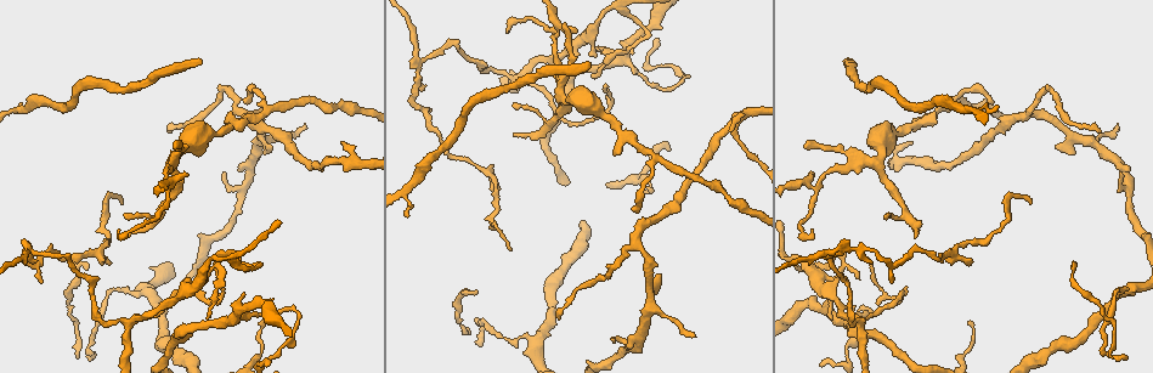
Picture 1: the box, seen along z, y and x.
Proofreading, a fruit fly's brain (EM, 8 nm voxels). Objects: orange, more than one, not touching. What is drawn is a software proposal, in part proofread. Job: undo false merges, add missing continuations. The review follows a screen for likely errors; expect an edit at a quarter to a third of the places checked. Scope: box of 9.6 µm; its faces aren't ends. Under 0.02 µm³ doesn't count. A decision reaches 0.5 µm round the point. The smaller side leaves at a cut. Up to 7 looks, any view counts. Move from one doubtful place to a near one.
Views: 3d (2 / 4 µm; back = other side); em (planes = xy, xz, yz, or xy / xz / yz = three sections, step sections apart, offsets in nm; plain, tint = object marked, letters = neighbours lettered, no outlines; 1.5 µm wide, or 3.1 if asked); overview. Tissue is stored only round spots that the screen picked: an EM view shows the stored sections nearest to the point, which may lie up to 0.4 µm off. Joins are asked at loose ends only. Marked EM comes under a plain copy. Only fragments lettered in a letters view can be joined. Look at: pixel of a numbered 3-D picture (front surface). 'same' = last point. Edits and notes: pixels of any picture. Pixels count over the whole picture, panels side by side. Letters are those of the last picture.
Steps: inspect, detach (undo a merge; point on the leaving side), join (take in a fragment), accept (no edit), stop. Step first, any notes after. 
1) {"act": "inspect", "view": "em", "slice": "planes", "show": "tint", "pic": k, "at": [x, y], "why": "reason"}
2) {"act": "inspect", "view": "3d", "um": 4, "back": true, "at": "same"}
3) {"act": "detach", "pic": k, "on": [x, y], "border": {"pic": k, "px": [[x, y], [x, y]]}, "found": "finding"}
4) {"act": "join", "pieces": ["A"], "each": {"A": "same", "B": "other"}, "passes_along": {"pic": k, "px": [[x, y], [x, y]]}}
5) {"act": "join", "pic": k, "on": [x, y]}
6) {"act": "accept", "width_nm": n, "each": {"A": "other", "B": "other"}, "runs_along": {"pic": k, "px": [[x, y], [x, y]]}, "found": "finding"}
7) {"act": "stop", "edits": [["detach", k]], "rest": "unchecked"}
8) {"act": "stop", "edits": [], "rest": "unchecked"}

{"act": "inspect", "view": "3d", "um": 2, "pic": 1, "at": [227, 88], "why": "sharp bend"}

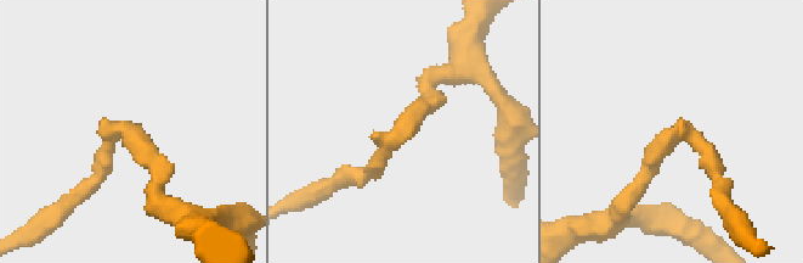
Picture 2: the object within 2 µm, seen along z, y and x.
{"act": "inspect", "view": "em", "slice": "xy", "step": 8, "show": "tint", "pic": 2, "at": [675, 133]}

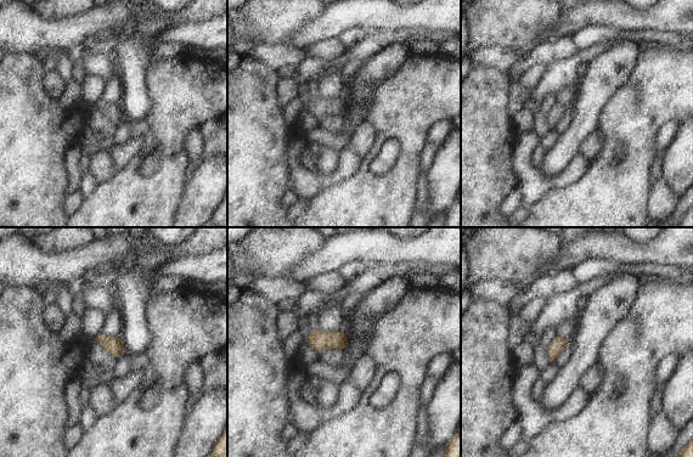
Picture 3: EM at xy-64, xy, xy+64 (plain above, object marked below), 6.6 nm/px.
{"act": "inspect", "view": "em", "slice": "planes", "show": "letters", "at": "same", "why": "another direction"}

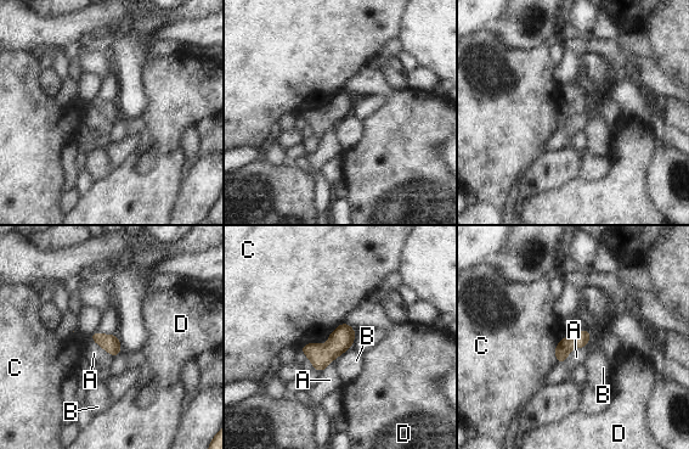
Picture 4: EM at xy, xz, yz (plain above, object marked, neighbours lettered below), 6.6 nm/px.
{"act": "accept", "each": {"A": "other", "B": "other", "C": "other", "D": "other"}, "found": "one neuron here"}

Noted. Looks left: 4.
{"act": "inspect", "view": "3d", "um": 2, "back": true, "pic": 1, "at": [614, 338], "why": "free end"}

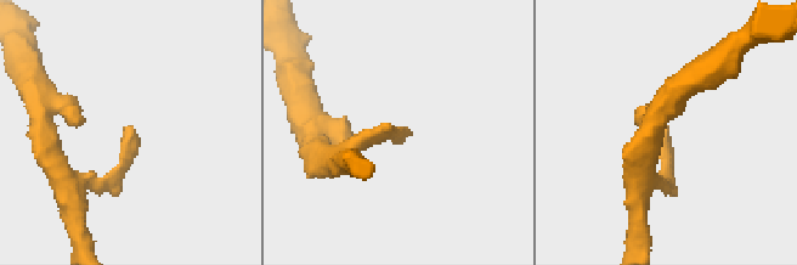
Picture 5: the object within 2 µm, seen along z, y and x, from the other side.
{"act": "inspect", "view": "em", "slice": "xy", "step": 8, "show": "tint", "pic": 5, "at": [130, 129]}

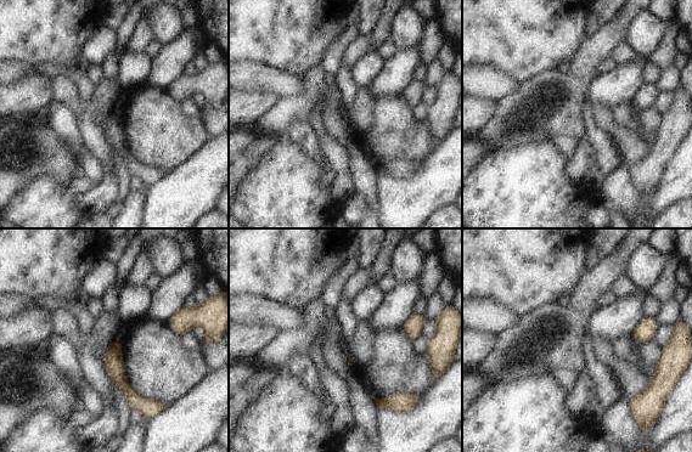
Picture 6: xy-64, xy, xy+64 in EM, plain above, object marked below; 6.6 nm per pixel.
{"act": "inspect", "view": "em", "slice": "planes", "show": "letters", "at": "same", "why": "cut it another way"}

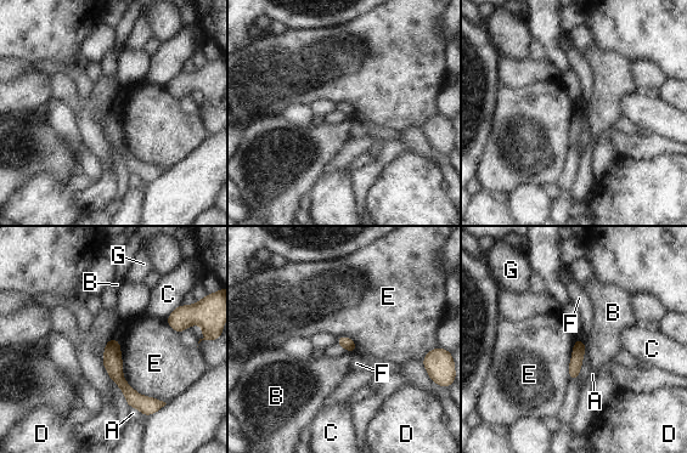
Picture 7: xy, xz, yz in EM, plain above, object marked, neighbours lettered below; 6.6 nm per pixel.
{"act": "accept", "longest_contact_nm": ["E", 500], "each": {"A": "other", "B": "other", "C": "other", "D": "other", "E": "other", "F": "other", "G": "other"}, "found": "none of them fits"}

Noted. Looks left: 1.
{"act": "stop", "edits": [], "rest": "unchecked"}

